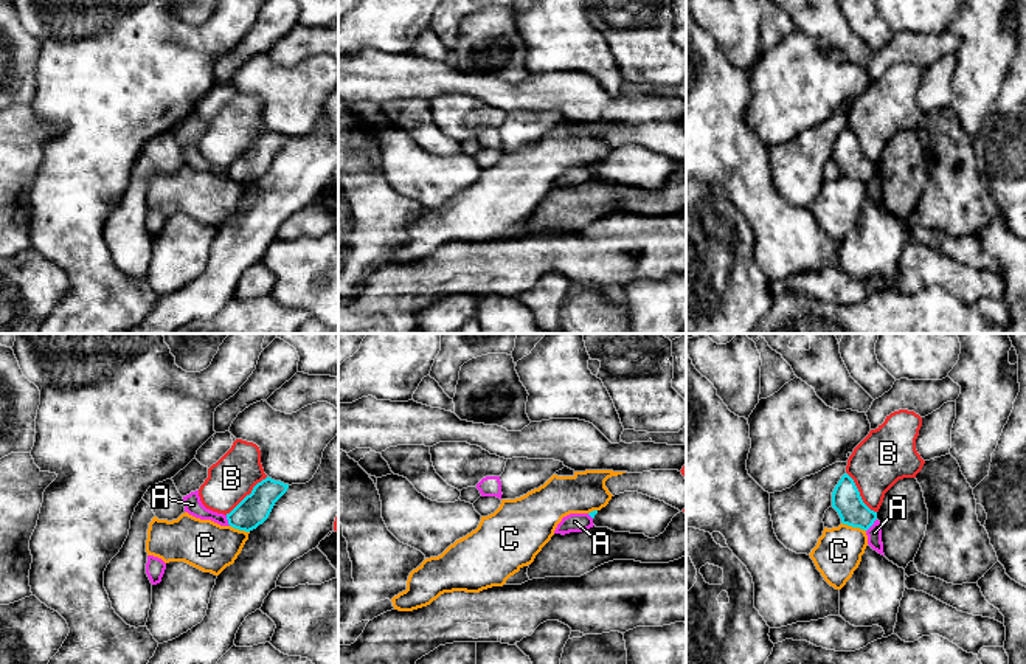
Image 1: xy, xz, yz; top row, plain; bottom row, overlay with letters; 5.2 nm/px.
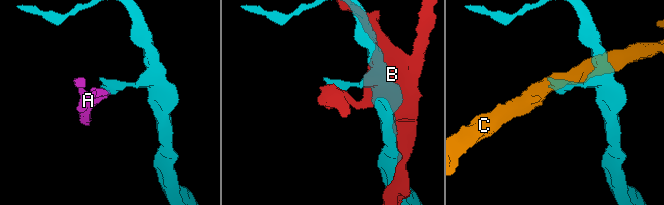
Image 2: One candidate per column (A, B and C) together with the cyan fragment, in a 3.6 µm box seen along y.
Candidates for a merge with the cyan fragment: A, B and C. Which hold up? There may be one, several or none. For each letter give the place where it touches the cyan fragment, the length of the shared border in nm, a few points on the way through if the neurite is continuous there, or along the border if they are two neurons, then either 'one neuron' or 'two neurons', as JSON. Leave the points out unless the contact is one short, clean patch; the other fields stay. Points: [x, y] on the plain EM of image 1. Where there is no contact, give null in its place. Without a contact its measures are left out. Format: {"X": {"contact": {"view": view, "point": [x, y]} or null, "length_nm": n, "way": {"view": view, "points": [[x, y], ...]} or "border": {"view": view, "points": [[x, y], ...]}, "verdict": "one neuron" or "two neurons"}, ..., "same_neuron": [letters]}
{"A": {"contact": {"view": "yz", "point": [873, 176]}, "length_nm": 90, "border": {"view": "yz", "points": [[876, 171], [866, 183]]}, "verdict": "two neurons"}, "B": {"contact": {"view": "xy", "point": [247, 148]}, "length_nm": 300, "verdict": "two neurons"}, "C": {"contact": {"view": "yz", "point": [854, 179]}, "length_nm": 140, "border": {"view": "yz", "points": [[842, 174], [865, 183]]}, "verdict": "two neurons"}, "same_neuron": []}

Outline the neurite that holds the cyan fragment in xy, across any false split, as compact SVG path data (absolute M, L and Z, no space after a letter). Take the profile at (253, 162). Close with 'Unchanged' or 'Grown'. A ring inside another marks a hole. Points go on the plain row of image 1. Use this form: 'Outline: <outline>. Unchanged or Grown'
Outline: M267 129L253 140L250 147L227 166L228 177L245 185L256 182L269 171L275 155L287 144L287 141L289 137Z. Unchanged

